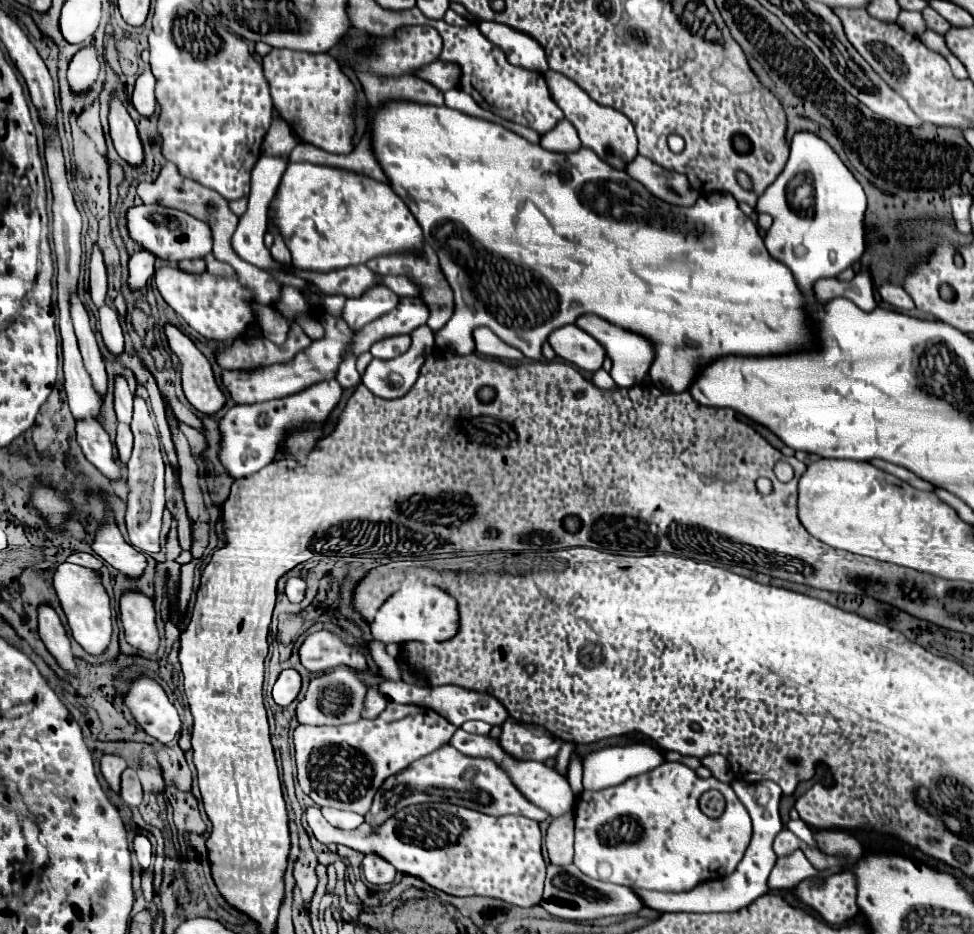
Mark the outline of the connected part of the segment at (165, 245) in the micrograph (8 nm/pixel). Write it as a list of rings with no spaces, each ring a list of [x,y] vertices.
[[[158,204],[130,206],[126,210],[126,226],[134,242],[138,242],[142,248],[150,250],[162,260],[180,262],[186,258],[202,258],[212,250],[212,232],[208,224],[196,220],[194,216],[182,210],[174,210],[174,208],[166,208]]]

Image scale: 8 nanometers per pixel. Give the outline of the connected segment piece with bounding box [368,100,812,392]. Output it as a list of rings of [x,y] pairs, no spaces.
[[[388,100],[380,104],[376,112],[368,110],[368,130],[372,140],[372,152],[378,164],[382,166],[388,178],[388,184],[408,204],[410,212],[418,220],[424,232],[424,240],[436,252],[442,272],[454,292],[454,304],[456,304],[454,314],[448,320],[448,324],[434,334],[438,348],[452,350],[456,354],[472,354],[474,352],[472,332],[480,326],[488,326],[502,342],[518,348],[528,360],[546,364],[548,360],[542,356],[542,344],[546,342],[548,334],[564,324],[574,324],[578,316],[592,312],[612,324],[618,324],[626,330],[632,330],[650,338],[656,344],[656,358],[650,368],[654,386],[658,386],[664,392],[684,392],[692,384],[698,368],[718,356],[786,354],[792,350],[806,348],[812,340],[810,328],[808,324],[804,324],[808,320],[804,318],[802,296],[796,288],[792,272],[768,254],[758,234],[758,226],[738,208],[738,202],[732,194],[712,193],[713,204],[707,196],[704,198],[701,195],[698,202],[690,208],[680,208],[666,202],[662,204],[662,200],[658,198],[654,200],[652,194],[648,196],[648,190],[640,182],[632,180],[628,174],[624,174],[624,170],[616,170],[608,166],[590,148],[580,148],[580,152],[572,152],[572,154],[548,152],[540,144],[530,144],[528,140],[524,140],[522,136],[516,136],[514,132],[506,130],[500,124],[480,120],[476,116],[464,116],[464,112],[456,112],[446,106],[430,106],[430,104],[418,104],[410,100]]]

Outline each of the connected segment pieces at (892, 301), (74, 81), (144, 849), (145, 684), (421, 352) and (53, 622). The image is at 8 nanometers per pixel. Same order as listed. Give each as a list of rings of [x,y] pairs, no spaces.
[[[882,284],[882,286],[880,286],[880,296],[882,296],[884,302],[888,302],[888,304],[890,304],[892,308],[896,308],[896,310],[902,310],[902,312],[914,310],[912,298],[910,298],[908,292],[906,292],[904,288],[900,288],[900,286]]]
[[[92,46],[82,48],[68,66],[70,88],[76,92],[84,92],[96,80],[96,76],[98,76],[98,54]]]
[[[136,834],[134,852],[136,852],[136,858],[138,858],[142,870],[146,870],[150,866],[150,858],[152,858],[152,844],[144,834]]]
[[[138,674],[128,692],[124,704],[130,708],[136,722],[162,744],[170,744],[180,732],[180,716],[164,688],[148,674]]]
[[[424,324],[412,332],[412,346],[404,356],[392,360],[372,360],[362,376],[366,388],[380,398],[404,396],[418,378],[418,370],[430,352],[430,328]]]
[[[50,604],[38,606],[38,630],[40,630],[42,642],[46,644],[50,654],[58,660],[58,664],[64,670],[76,674],[76,662],[74,662],[74,654],[70,650],[70,640],[66,636],[62,620],[58,618],[56,610]]]

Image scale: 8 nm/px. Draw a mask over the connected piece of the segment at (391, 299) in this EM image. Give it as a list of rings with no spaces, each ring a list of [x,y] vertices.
[[[376,286],[376,288],[370,288],[360,298],[348,298],[342,310],[342,318],[356,332],[364,324],[368,324],[374,318],[396,308],[398,302],[400,302],[400,298],[396,294],[392,294],[388,288]]]

